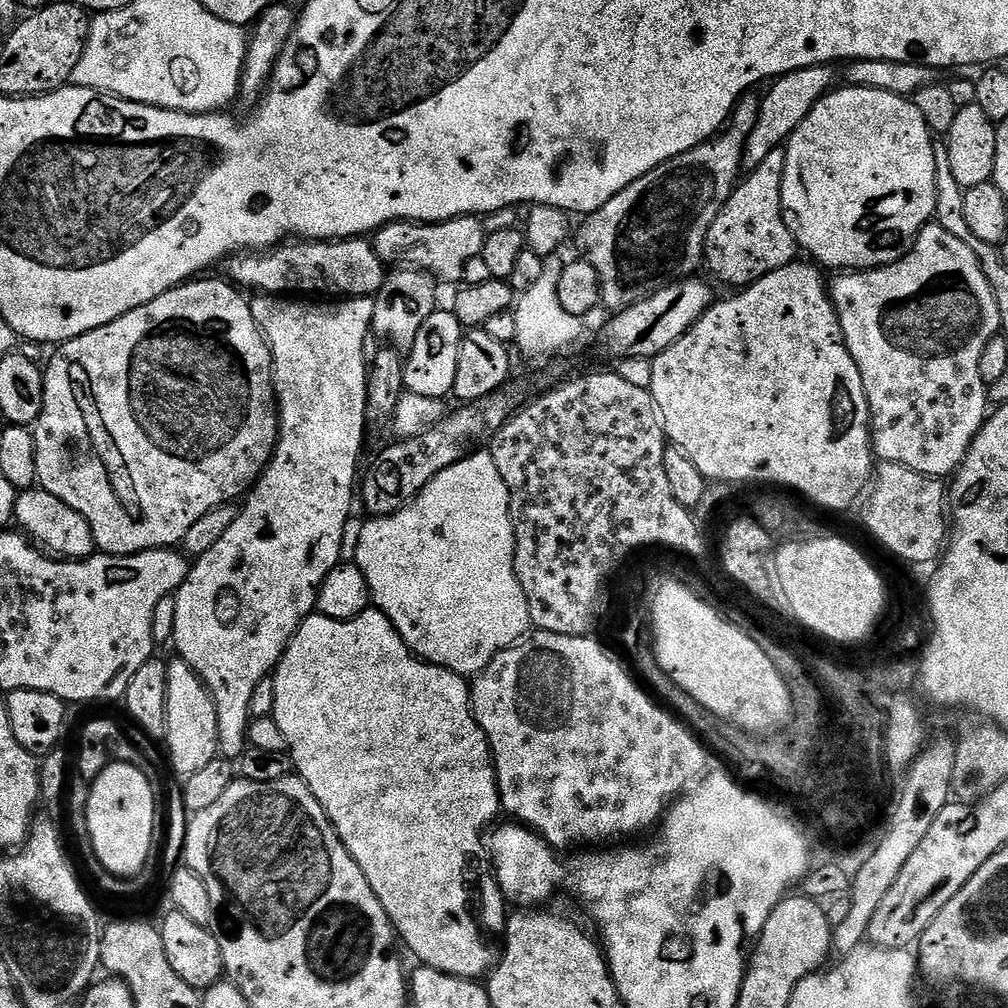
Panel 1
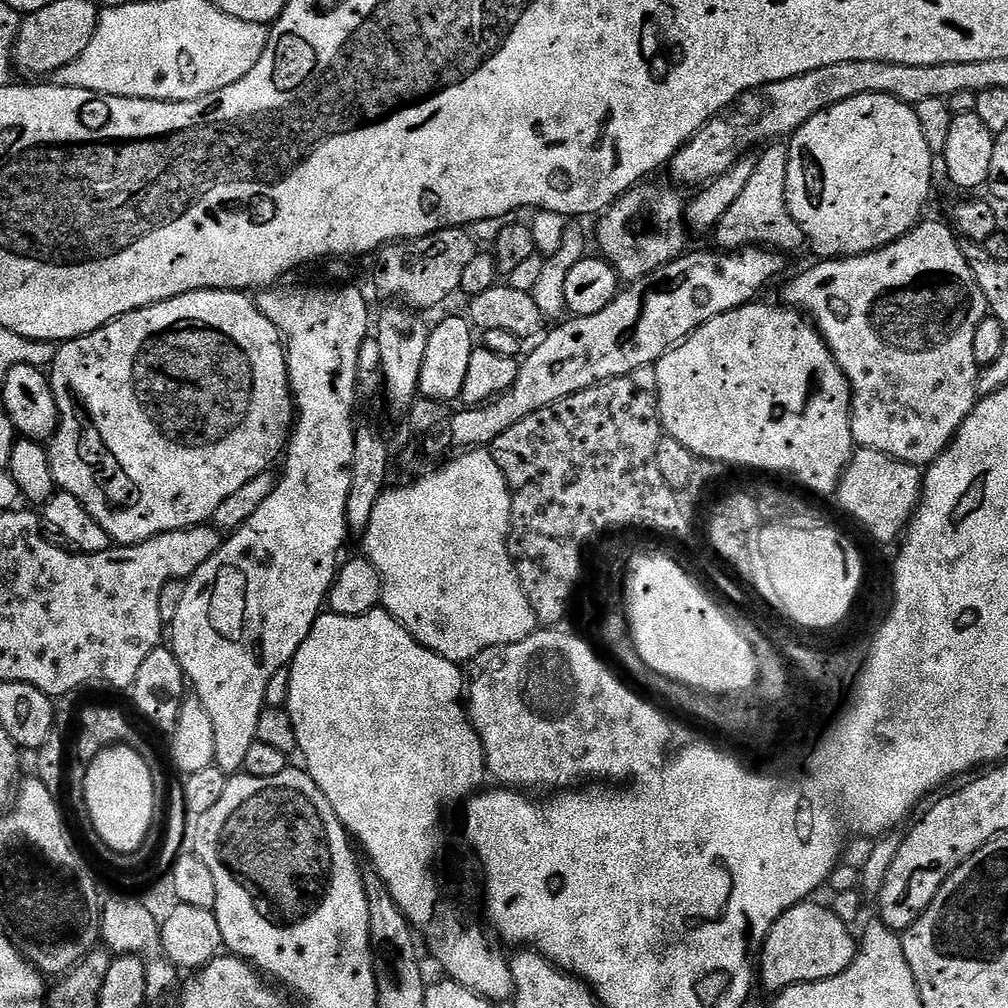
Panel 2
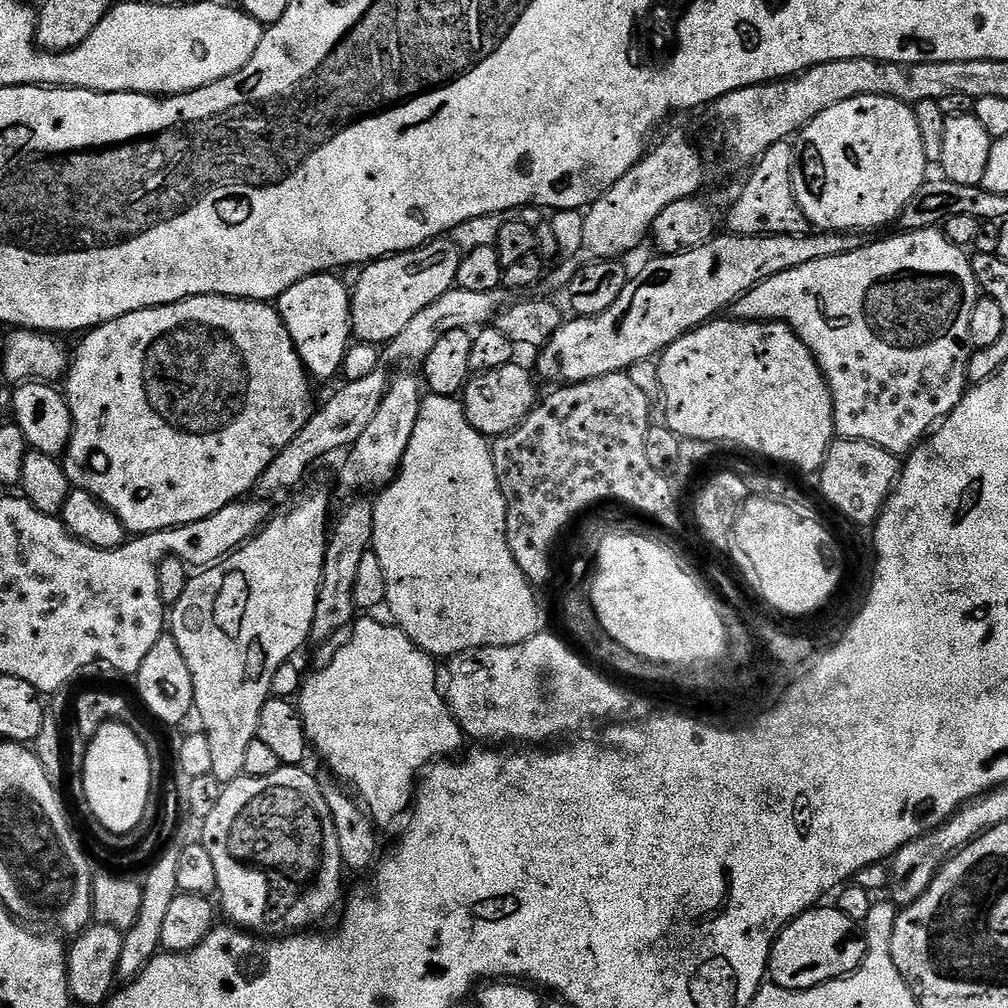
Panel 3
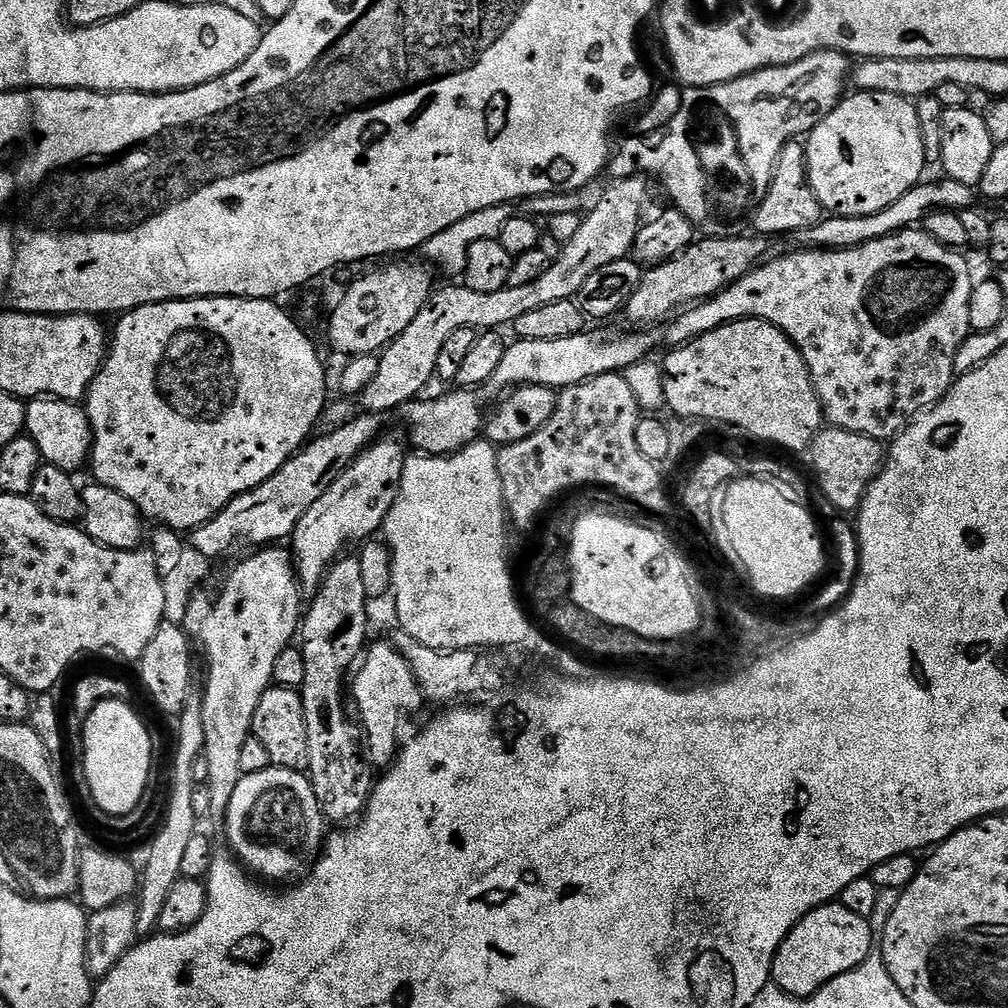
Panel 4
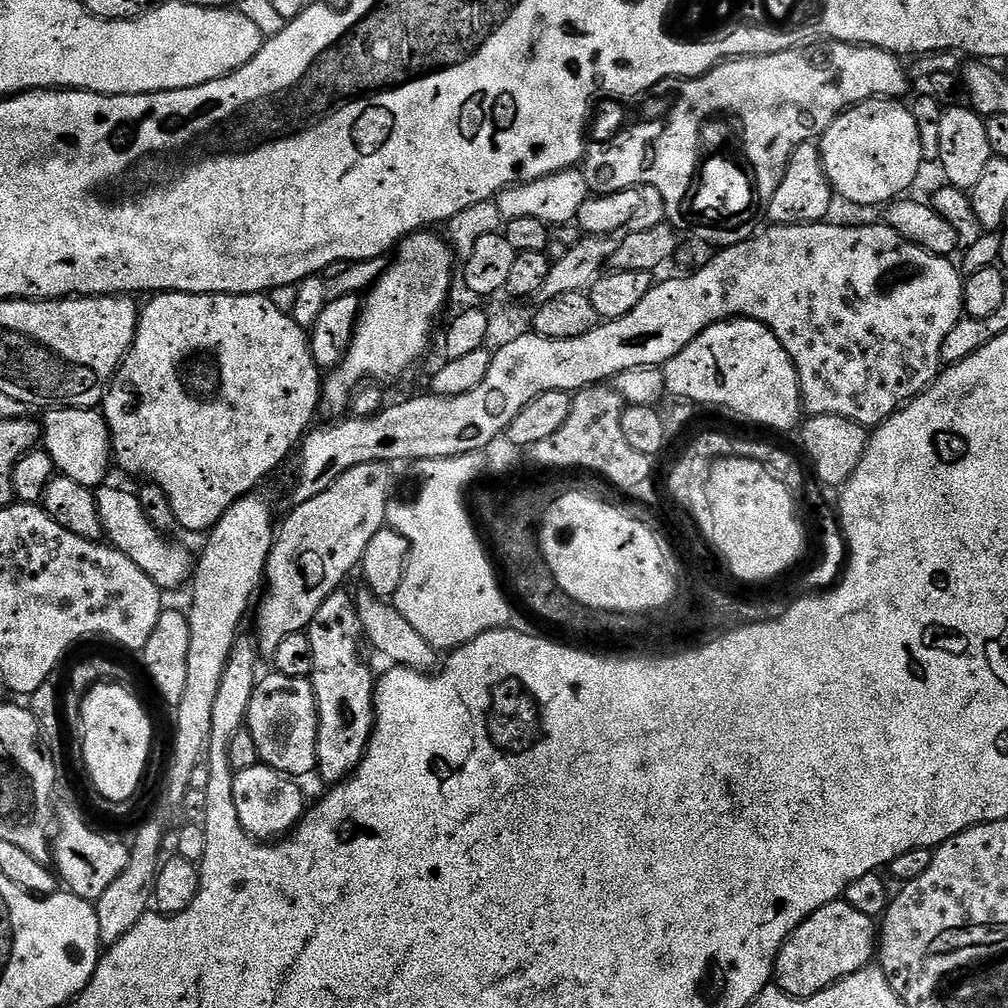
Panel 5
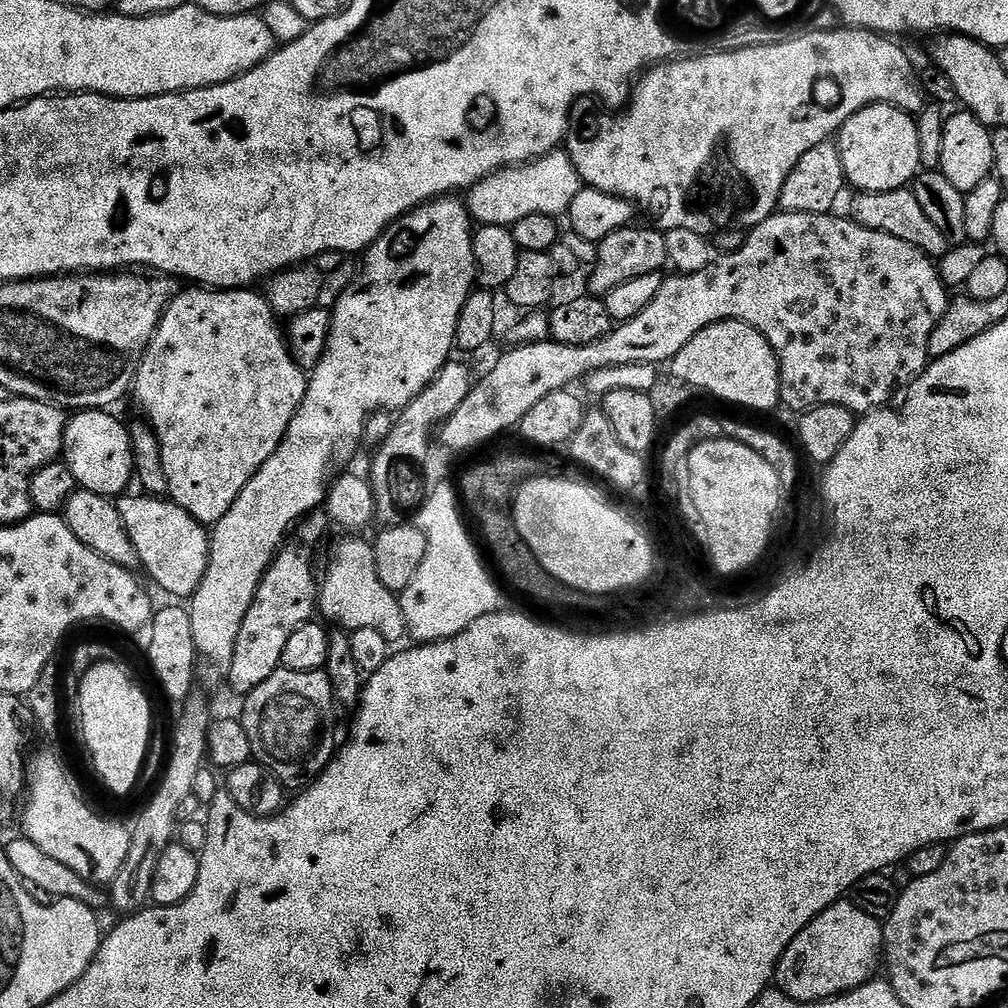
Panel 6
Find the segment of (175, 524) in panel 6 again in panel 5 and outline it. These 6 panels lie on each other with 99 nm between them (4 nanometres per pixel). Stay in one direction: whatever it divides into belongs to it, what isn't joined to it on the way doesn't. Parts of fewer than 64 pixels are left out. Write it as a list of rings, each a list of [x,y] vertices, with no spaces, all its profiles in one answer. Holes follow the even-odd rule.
[[[101,486],[95,489],[98,518],[100,519],[100,527],[103,535],[106,537],[107,543],[111,547],[117,548],[122,554],[126,554],[126,558],[130,558],[130,562],[134,562],[134,566],[138,566],[141,570],[146,570],[148,577],[165,593],[172,592],[175,588],[182,587],[183,584],[185,587],[192,579],[194,556],[191,556],[182,545],[174,544],[170,541],[172,539],[167,538],[154,526],[150,526],[150,518],[146,518],[146,514],[142,514],[140,498],[135,491],[123,492],[120,488],[108,487]]]

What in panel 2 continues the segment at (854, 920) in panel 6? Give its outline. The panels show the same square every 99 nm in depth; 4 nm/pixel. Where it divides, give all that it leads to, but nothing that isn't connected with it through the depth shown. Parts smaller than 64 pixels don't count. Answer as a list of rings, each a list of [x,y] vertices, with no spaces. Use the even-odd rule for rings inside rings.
[[[812,903],[796,904],[792,908],[786,909],[782,918],[778,918],[778,922],[774,922],[770,934],[764,940],[764,947],[758,953],[758,980],[759,983],[761,980],[766,987],[772,988],[771,990],[834,978],[838,974],[842,974],[842,970],[846,970],[856,957],[858,940],[855,935],[852,937],[853,929],[844,924],[842,918],[838,918],[832,913],[831,907],[824,905],[823,908],[820,904]]]

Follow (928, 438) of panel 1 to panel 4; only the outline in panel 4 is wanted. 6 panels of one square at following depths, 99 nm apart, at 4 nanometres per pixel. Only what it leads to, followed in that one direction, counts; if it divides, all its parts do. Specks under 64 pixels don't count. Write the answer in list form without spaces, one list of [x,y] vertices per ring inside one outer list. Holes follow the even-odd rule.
[[[923,230],[895,232],[886,238],[878,238],[874,242],[866,242],[862,246],[854,246],[837,252],[823,248],[806,248],[795,251],[788,252],[785,256],[774,257],[775,255],[773,255],[771,258],[765,259],[751,272],[747,272],[741,280],[734,282],[728,288],[722,289],[717,296],[685,307],[667,325],[669,328],[664,332],[665,338],[669,340],[669,345],[679,346],[688,343],[690,340],[697,340],[702,334],[727,324],[729,320],[750,320],[753,318],[764,320],[768,324],[773,324],[775,328],[781,328],[788,335],[793,346],[802,354],[802,358],[810,370],[814,390],[820,399],[820,411],[823,419],[831,427],[850,430],[854,434],[869,436],[881,442],[895,440],[921,412],[927,412],[929,408],[934,407],[952,389],[952,385],[957,379],[954,370],[954,354],[958,354],[958,346],[962,346],[964,339],[972,332],[970,326],[970,294],[972,293],[974,275],[972,276],[967,262],[960,257],[963,255],[957,249],[939,244],[929,232]]]

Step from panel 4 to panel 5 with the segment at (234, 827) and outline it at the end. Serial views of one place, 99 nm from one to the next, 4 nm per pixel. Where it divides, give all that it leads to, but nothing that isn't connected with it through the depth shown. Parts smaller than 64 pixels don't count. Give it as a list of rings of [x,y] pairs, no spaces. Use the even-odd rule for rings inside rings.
[[[261,763],[250,770],[235,773],[232,777],[234,806],[245,830],[261,842],[272,842],[287,836],[300,823],[306,811],[304,792],[296,784],[299,783],[281,772],[275,772],[273,768],[265,768]]]

